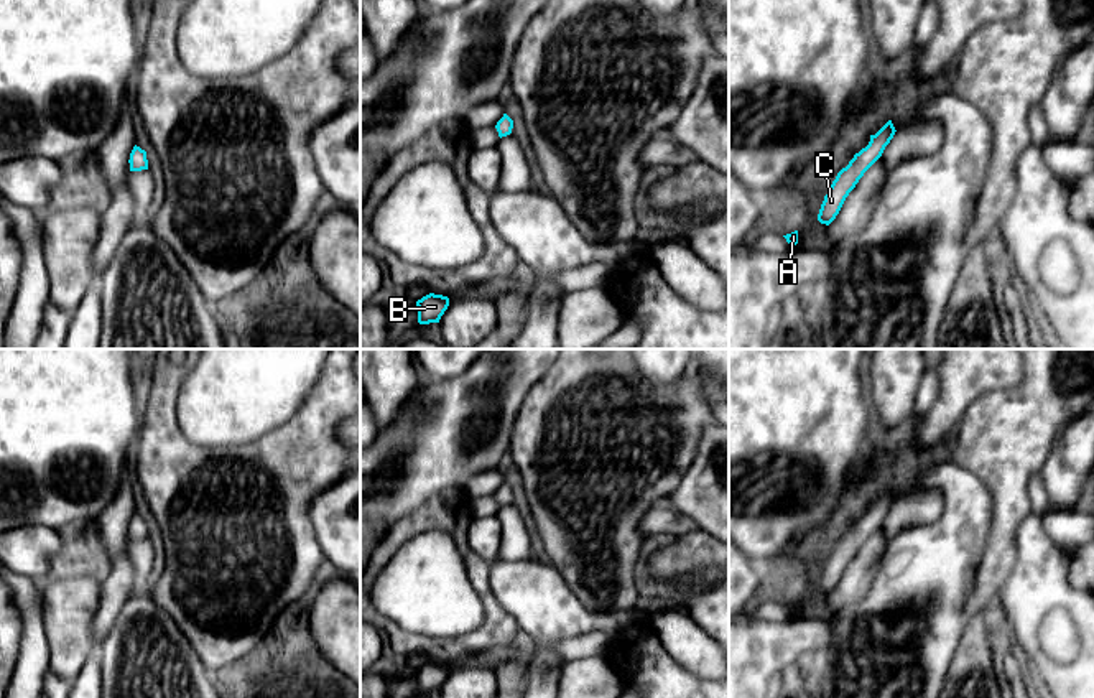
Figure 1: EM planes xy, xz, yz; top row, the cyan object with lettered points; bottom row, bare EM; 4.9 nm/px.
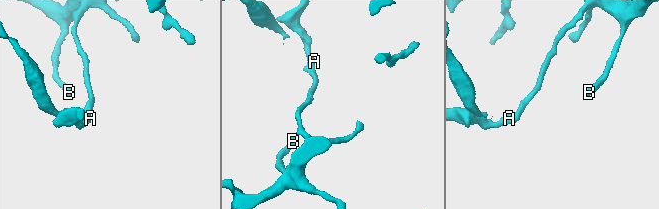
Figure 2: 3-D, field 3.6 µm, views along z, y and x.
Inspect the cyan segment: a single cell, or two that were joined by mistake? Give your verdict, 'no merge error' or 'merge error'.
merge error

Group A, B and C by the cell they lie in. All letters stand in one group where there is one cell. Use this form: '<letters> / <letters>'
A C / B

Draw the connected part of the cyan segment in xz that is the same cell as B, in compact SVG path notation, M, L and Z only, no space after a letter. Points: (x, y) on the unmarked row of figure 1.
M429 662L416 670L418 675L418 691L429 693L439 691L441 685L449 675L449 667L443 663Z

